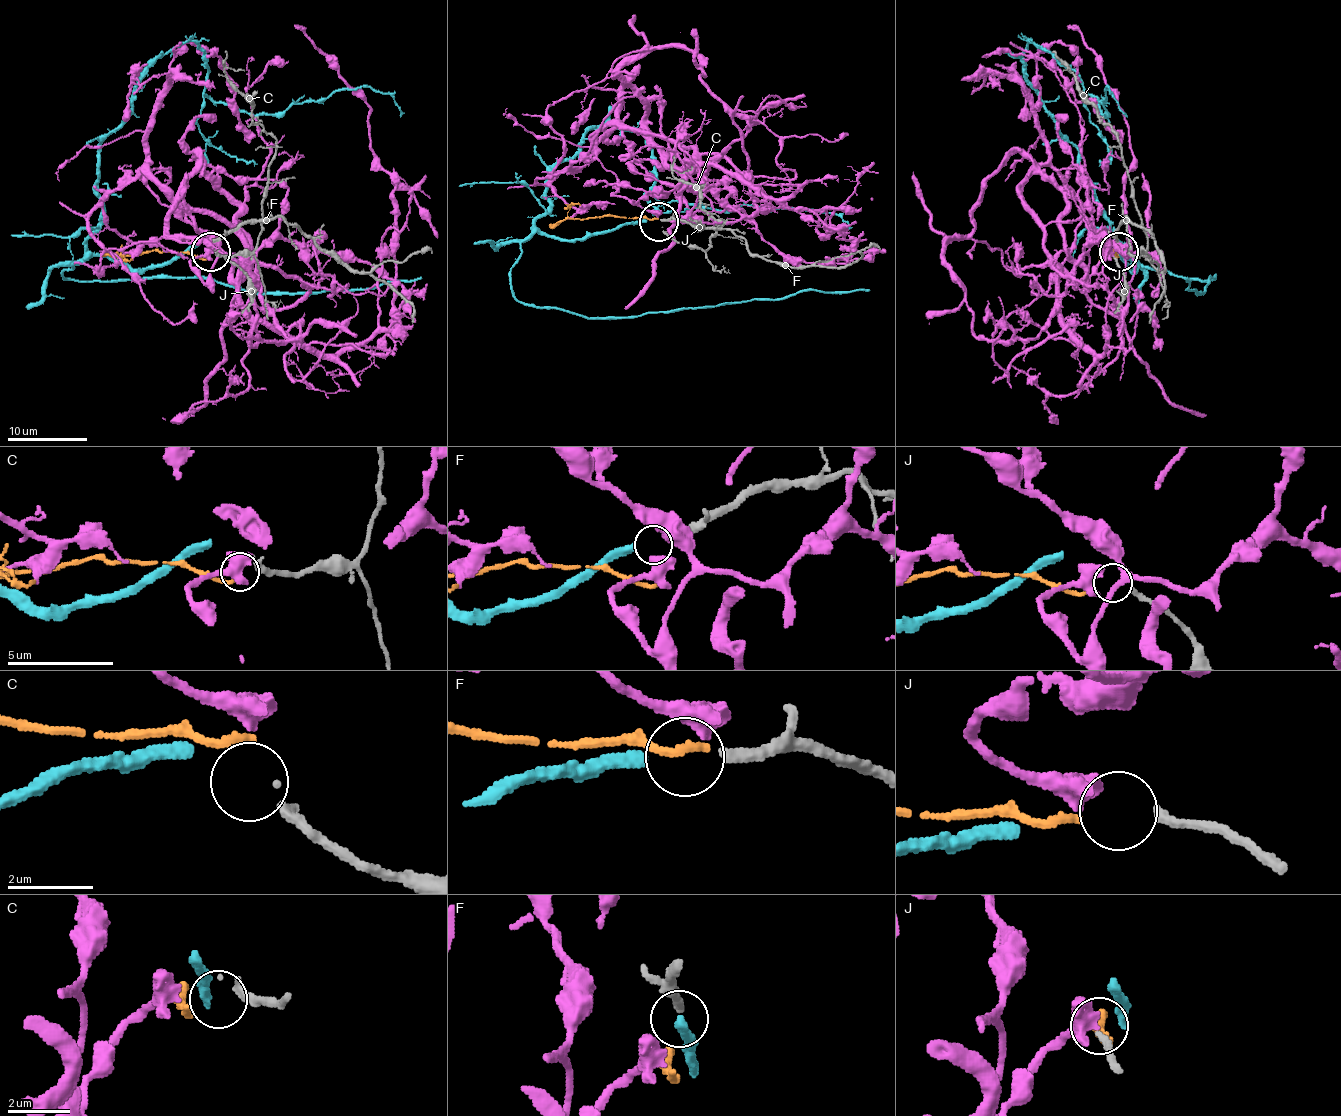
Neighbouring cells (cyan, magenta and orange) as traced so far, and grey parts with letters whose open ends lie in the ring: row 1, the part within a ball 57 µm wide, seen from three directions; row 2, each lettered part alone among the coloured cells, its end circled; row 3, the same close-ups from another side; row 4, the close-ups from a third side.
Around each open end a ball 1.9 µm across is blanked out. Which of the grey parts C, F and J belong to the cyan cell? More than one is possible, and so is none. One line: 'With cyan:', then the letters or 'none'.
With cyan: F

